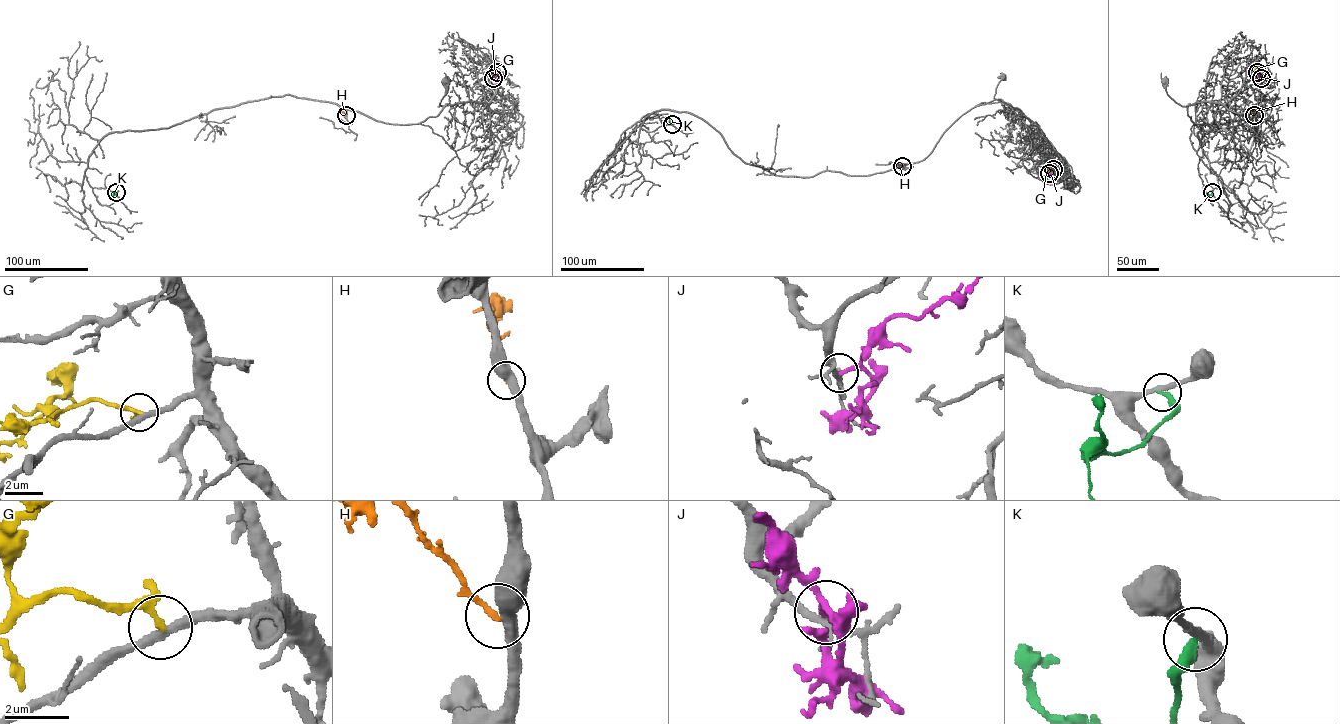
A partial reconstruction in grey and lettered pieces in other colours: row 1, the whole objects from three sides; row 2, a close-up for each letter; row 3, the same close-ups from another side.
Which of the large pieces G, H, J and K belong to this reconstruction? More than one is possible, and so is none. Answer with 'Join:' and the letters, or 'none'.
Join: none

